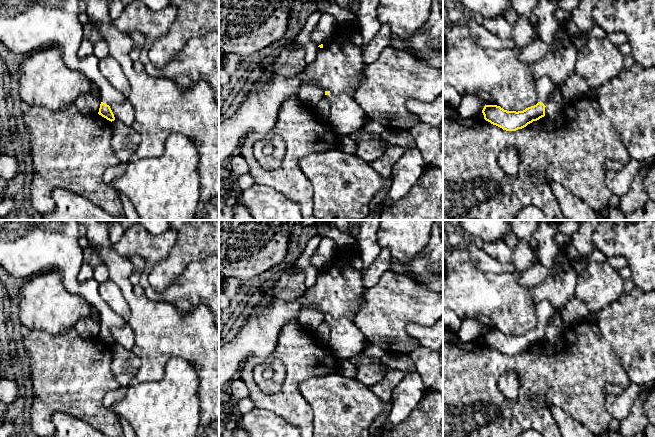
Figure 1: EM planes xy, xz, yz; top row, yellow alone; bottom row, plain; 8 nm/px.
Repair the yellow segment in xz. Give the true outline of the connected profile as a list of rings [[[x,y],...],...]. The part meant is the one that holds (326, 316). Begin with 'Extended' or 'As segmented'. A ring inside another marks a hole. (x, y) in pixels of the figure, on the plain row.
Extended. [[[325,315],[325,322],[331,329],[327,346],[338,359],[358,355],[369,345],[363,333],[349,319]]]

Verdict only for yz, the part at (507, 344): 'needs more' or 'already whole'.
needs more

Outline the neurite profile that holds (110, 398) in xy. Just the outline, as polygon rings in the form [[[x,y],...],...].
[[[119,387],[115,390],[108,392],[103,399],[104,407],[108,411],[113,412],[113,404],[125,398],[127,390],[128,387]]]

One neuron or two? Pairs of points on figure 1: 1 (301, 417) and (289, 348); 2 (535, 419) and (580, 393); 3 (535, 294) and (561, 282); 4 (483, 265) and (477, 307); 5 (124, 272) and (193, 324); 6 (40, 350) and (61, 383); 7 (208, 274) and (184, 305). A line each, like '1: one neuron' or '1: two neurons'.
1: one neuron
2: one neuron
3: one neuron
4: two neurons
5: one neuron
6: one neuron
7: one neuron

